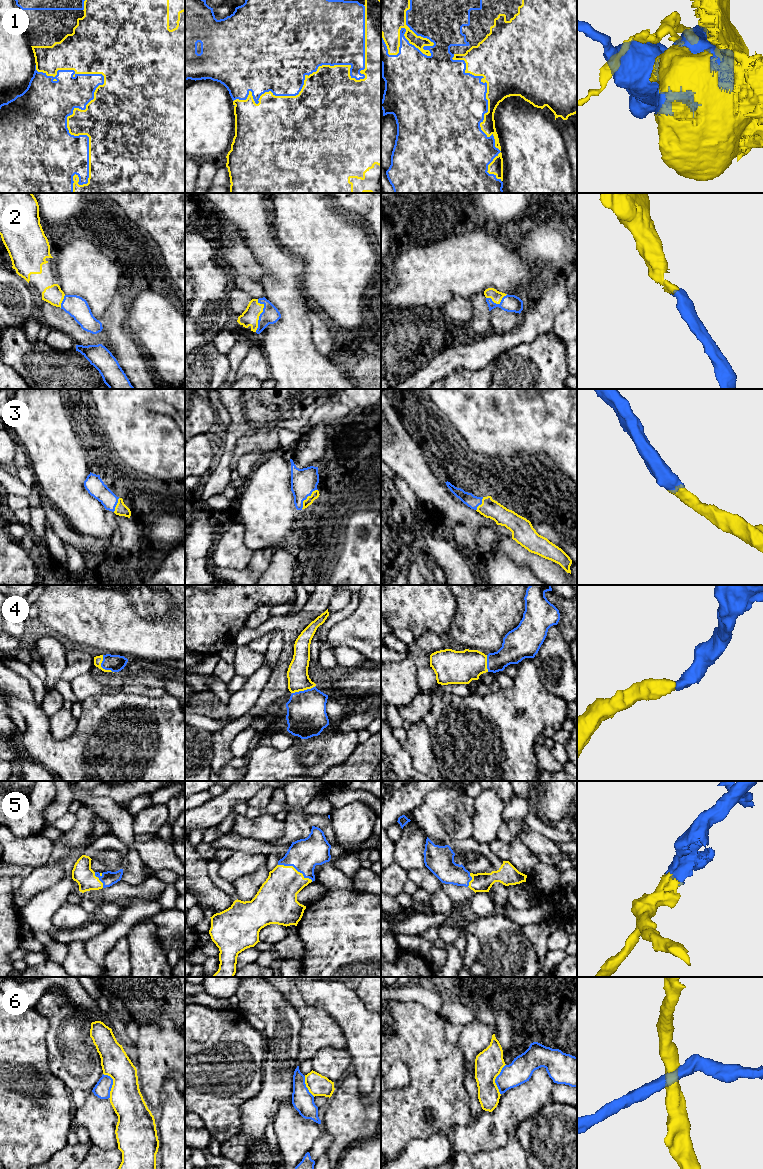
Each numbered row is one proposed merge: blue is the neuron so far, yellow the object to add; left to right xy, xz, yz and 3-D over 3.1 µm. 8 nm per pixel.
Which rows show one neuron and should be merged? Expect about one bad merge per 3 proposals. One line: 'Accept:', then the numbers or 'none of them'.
Accept: 2, 3, 4, 5

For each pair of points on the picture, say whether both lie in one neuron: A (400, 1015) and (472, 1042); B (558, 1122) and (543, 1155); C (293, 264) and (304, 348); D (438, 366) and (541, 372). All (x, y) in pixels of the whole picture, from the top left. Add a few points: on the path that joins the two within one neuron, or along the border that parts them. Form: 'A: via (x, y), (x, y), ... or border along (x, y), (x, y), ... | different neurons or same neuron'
A: border along (455, 1046), (462, 1054), (464, 1068) | different neurons
B: via (558, 1130), (558, 1140), (551, 1147) | same neuron
C: via (293, 285), (294, 327) | same neuron
D: border along (482, 367), (477, 369), (457, 367), (442, 378) | different neurons

